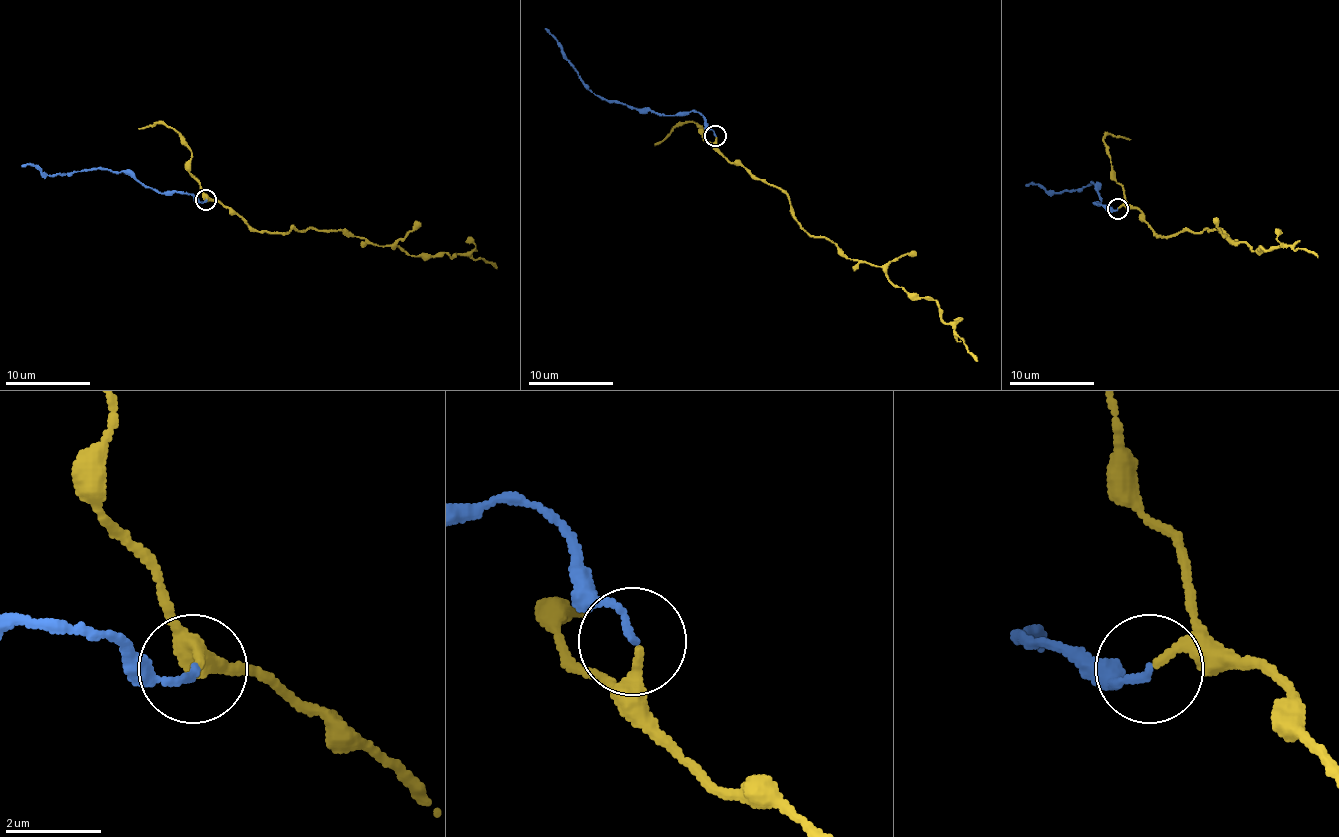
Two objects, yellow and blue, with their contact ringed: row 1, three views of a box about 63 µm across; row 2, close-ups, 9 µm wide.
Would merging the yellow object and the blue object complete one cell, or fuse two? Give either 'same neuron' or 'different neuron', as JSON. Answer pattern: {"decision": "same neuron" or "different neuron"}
{"decision": "same neuron"}

